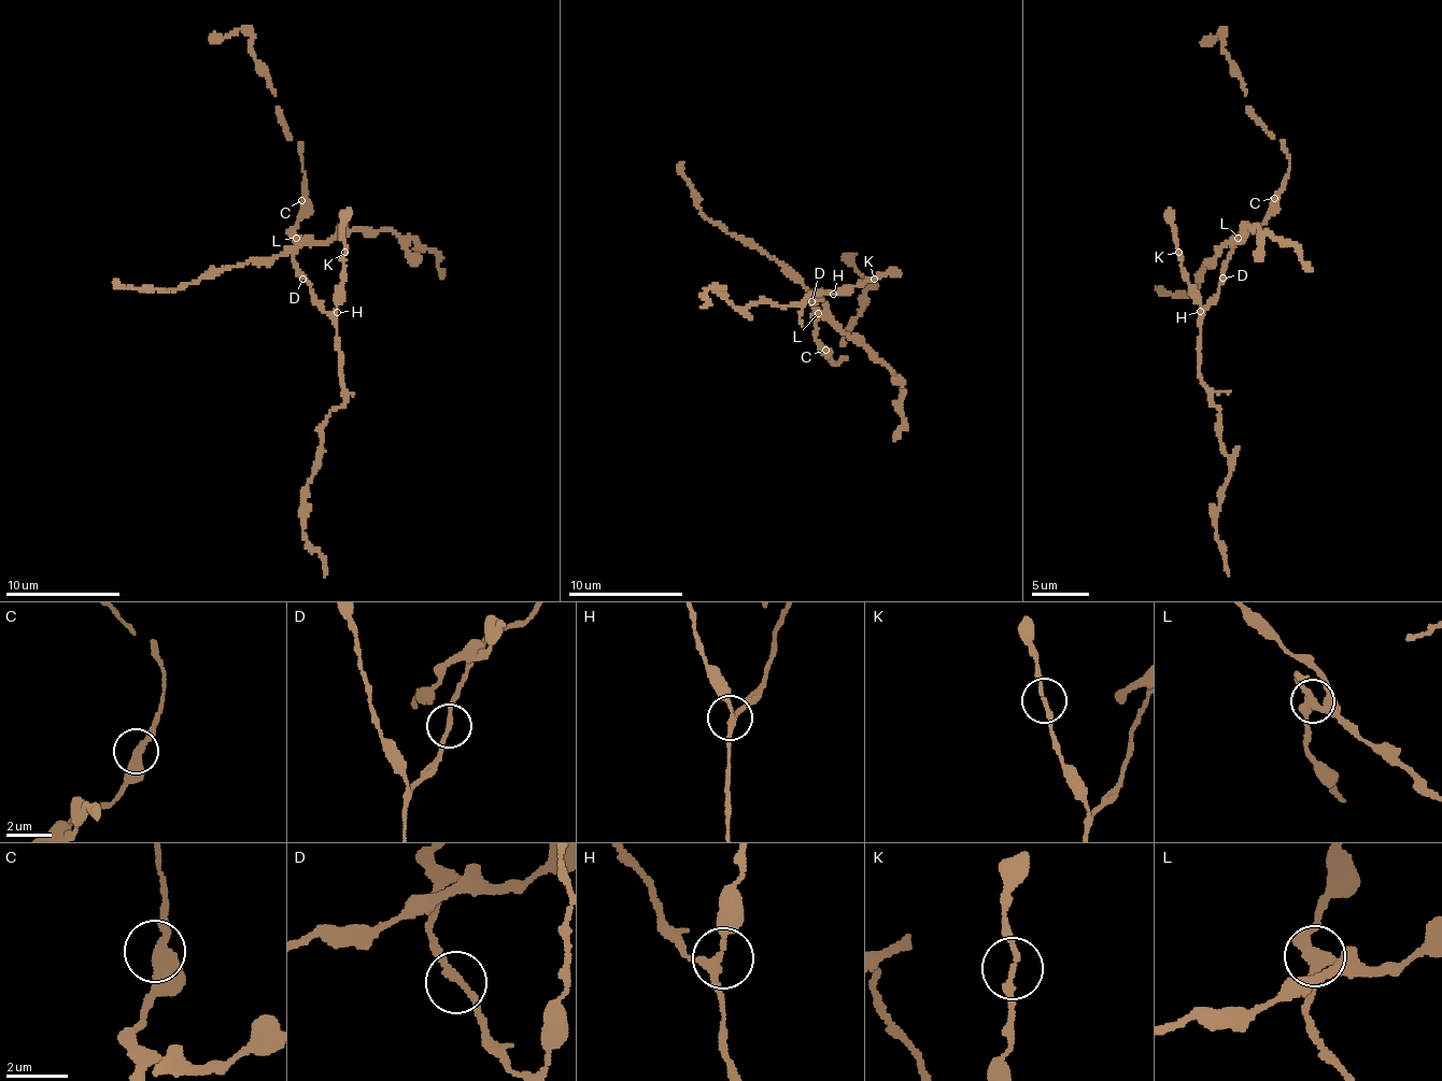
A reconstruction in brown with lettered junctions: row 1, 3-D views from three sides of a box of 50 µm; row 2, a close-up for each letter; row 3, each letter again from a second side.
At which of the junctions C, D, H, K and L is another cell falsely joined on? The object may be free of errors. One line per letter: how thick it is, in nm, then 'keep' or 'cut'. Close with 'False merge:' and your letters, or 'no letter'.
C: 400 nm thick; keep
D: 190 nm thick; keep
H: 200 nm thick; keep
K: 160 nm thick; keep
L: 320 nm thick; cut
False merge: L

